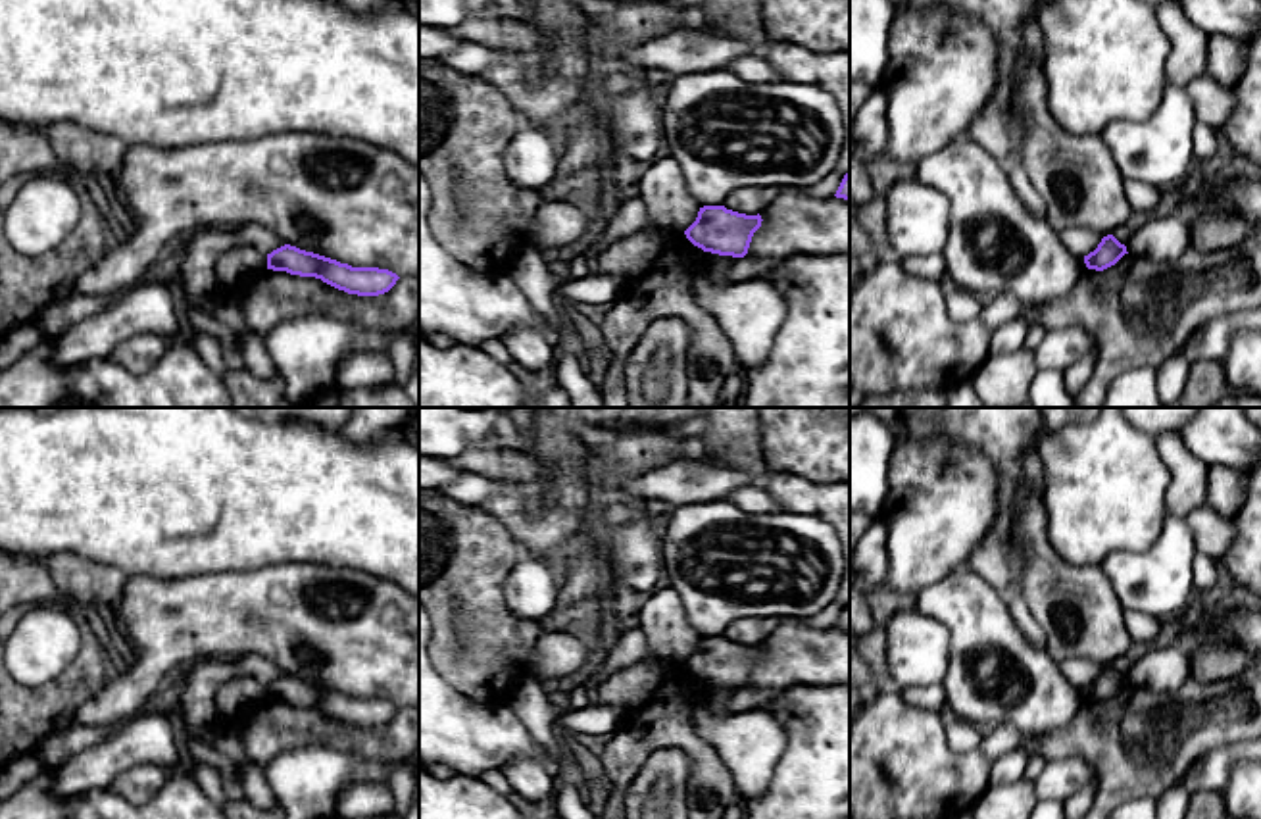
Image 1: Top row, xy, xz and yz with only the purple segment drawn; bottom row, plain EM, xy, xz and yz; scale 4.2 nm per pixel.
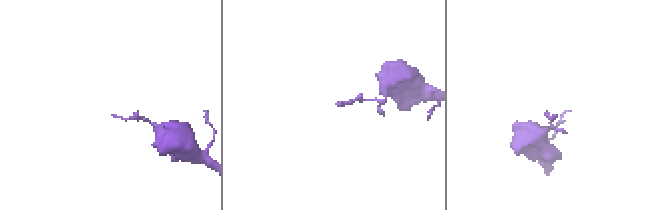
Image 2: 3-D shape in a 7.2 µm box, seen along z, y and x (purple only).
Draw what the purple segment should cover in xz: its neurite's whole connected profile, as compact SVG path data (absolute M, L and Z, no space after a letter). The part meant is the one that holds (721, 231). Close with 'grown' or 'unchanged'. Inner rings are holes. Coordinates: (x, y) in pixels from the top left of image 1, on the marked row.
M704 206L684 235L704 252L744 258L761 221L759 213L746 215L725 206Z; unchanged

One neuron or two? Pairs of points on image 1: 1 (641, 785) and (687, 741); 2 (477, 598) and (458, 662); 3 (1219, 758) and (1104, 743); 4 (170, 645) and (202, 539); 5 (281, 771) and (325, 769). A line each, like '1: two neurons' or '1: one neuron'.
1: two neurons
2: one neuron
3: two neurons
4: two neurons
5: one neuron

